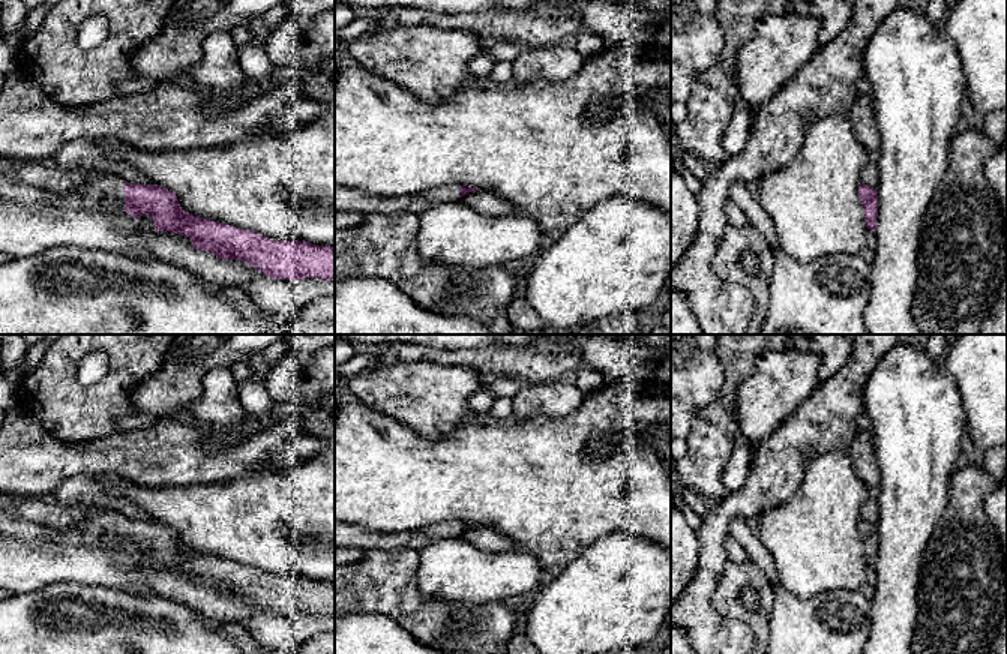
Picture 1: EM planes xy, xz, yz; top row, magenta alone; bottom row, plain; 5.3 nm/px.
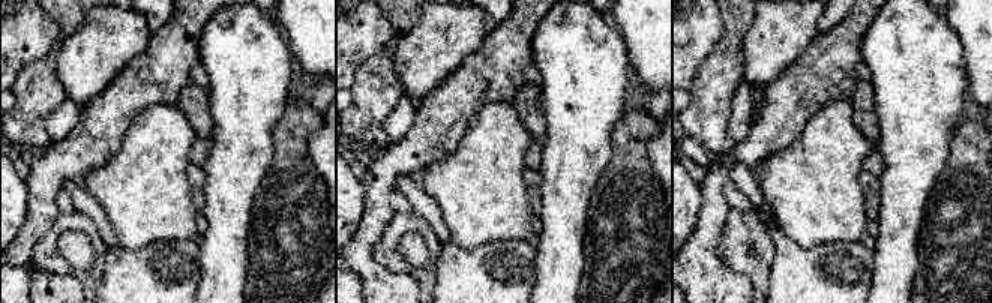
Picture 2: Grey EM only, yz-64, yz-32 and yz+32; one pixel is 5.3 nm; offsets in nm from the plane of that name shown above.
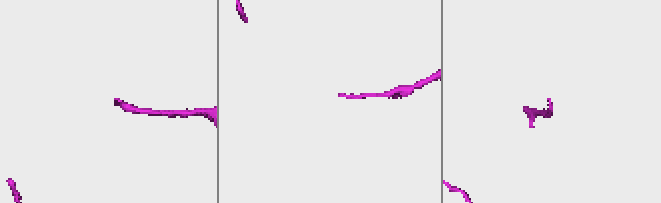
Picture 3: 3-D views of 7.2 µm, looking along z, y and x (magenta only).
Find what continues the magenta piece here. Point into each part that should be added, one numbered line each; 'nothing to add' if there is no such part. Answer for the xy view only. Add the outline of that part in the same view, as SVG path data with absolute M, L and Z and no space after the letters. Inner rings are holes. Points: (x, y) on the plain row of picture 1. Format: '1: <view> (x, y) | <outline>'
1: xy (105, 527) | M0 494L0 534L29 542L45 540L72 546L125 548L125 516L111 508L95 508L81 530L56 530L17 516L12 512L15 501L17 496Z

